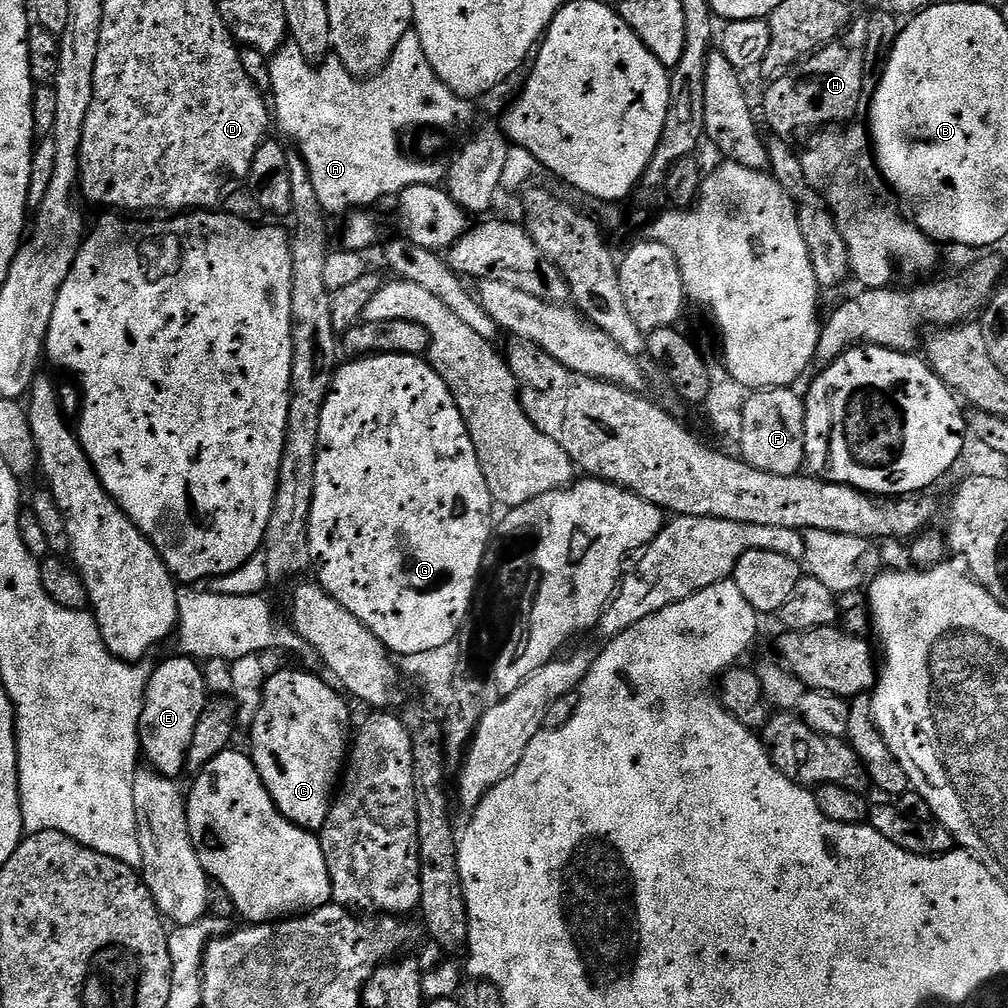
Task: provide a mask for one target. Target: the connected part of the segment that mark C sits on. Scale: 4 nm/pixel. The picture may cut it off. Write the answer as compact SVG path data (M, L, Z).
M288 668L285 672L273 671L267 677L262 706L250 729L250 755L281 814L299 828L319 833L342 780L354 724L352 728L349 701L331 688L323 675L299 671Z

